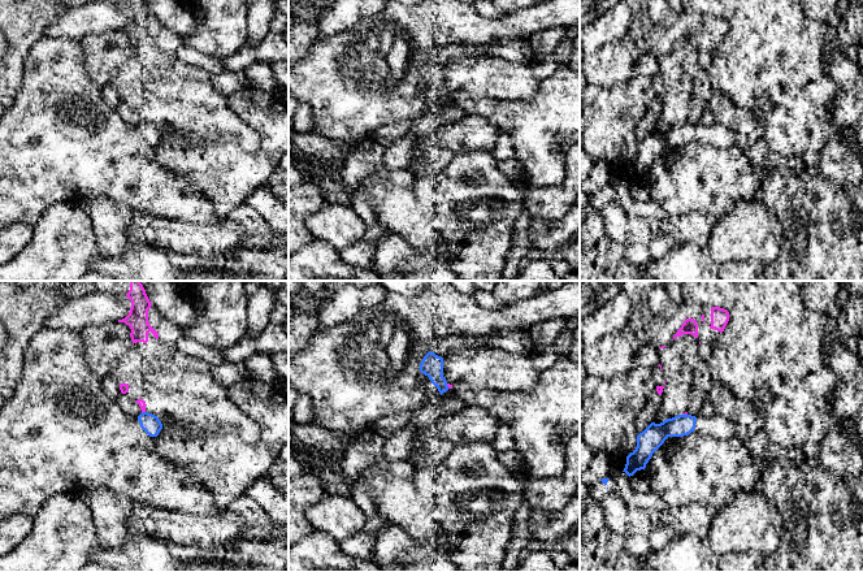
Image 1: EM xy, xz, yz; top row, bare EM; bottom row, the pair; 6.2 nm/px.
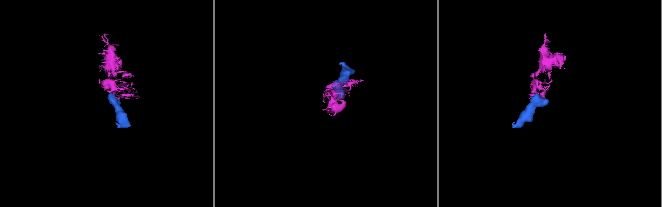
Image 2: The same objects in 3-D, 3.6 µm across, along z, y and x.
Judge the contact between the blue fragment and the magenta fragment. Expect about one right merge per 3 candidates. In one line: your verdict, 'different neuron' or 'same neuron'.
different neuron

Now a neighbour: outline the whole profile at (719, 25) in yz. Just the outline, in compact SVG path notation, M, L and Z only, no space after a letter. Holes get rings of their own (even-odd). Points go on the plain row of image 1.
M720 16L711 17L711 35L710 38L715 38L717 40L724 40L727 32L729 30L729 21Z

